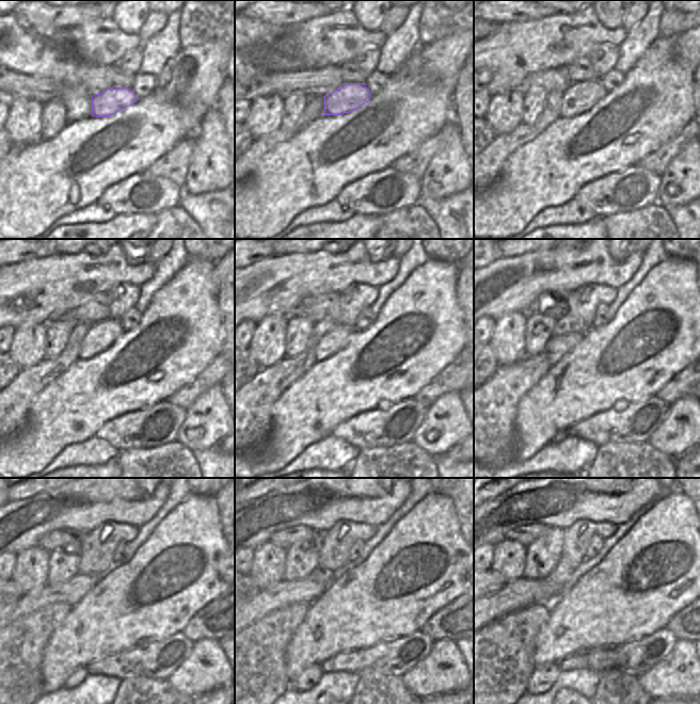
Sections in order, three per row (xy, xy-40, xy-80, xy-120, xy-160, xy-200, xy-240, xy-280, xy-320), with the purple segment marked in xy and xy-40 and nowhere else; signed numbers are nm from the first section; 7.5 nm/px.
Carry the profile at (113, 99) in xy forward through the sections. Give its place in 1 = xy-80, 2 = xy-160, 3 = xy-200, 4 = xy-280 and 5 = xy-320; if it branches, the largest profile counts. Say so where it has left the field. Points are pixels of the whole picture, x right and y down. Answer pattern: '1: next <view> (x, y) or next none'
1: next xy-80 (579, 97)
2: next xy-160 (334, 340)
3: next xy-200 (556, 347)
4: next xy-280 (284, 593)
5: next xy-320 (515, 594)

